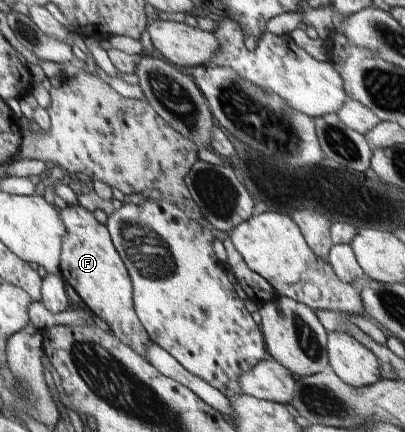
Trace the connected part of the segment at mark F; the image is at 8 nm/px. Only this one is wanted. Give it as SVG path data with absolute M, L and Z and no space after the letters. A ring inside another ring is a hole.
M69 205L60 213L67 226L67 238L63 238L61 277L82 298L90 312L101 317L109 326L109 334L126 343L138 355L146 358L152 344L146 328L142 325L134 306L133 280L123 262L122 255L114 246L110 231L102 225L92 212L84 207Z

